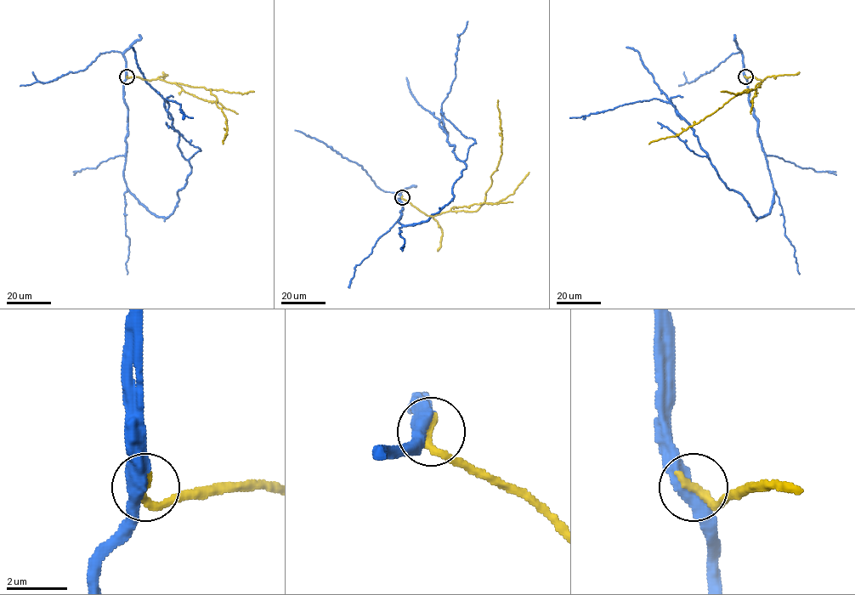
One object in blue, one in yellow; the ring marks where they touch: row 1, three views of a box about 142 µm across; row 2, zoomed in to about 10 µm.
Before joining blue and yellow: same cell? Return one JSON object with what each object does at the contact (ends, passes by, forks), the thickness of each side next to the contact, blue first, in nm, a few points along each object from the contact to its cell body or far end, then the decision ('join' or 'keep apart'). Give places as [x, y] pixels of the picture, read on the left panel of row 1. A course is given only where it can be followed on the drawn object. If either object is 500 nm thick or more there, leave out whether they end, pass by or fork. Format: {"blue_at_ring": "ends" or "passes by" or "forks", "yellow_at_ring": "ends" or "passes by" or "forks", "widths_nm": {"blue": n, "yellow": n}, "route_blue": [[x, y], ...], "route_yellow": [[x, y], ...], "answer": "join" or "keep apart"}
{"blue_at_ring": "passes by", "yellow_at_ring": "ends", "widths_nm": {"blue": 480, "yellow": 320}, "route_blue": [[127, 76], [124, 181], [158, 216], [172, 212], [191, 172], [167, 99], [192, 117]], "route_yellow": [[127, 76], [148, 80], [159, 78], [210, 89], [227, 120], [227, 134], [223, 144]], "answer": "join"}

